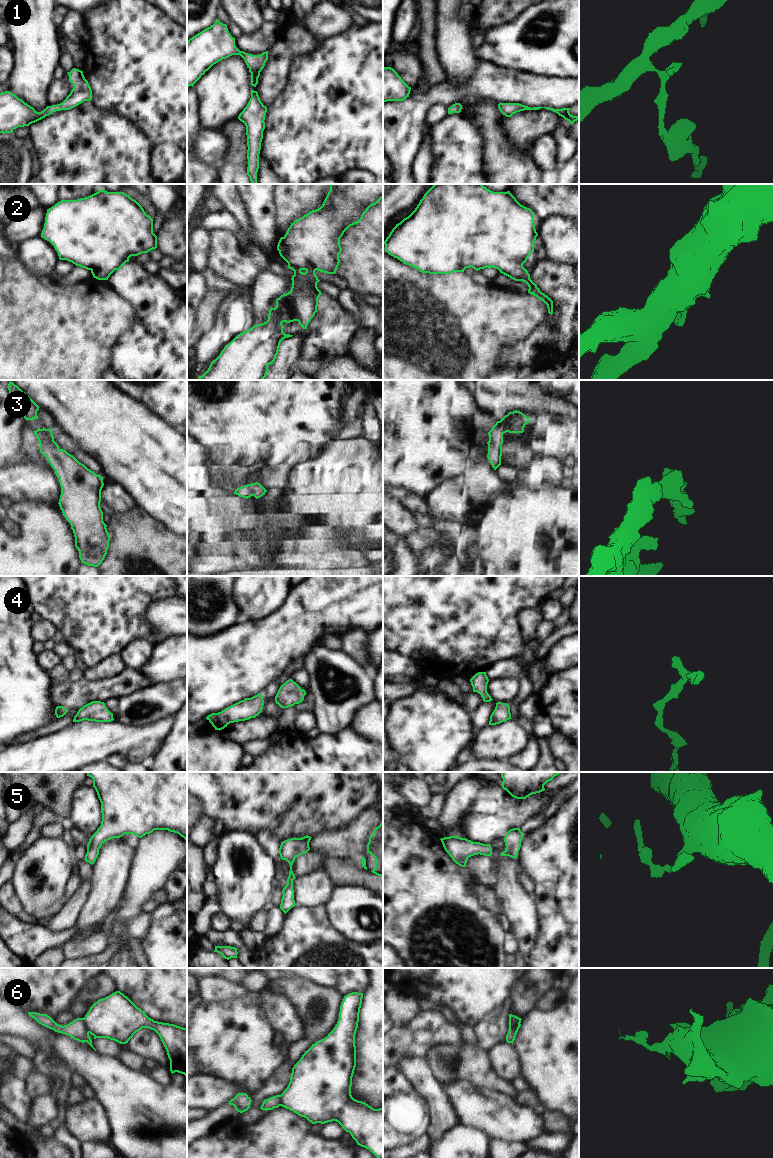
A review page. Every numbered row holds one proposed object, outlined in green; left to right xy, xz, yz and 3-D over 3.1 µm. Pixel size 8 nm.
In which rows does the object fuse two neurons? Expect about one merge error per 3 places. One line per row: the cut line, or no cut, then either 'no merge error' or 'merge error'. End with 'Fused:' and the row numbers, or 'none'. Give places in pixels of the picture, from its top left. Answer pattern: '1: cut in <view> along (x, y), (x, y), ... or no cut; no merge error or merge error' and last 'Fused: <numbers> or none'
1: no cut; no merge error
2: no cut; no merge error
3: no cut; no merge error
4: no cut; no merge error
5: no cut; no merge error
6: cut in xy along (83, 1018), (89, 1032); merge error
Fused: 6

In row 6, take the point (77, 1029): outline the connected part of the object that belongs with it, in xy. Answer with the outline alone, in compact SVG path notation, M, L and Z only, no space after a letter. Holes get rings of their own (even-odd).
M28 1012L28 1014L42 1026L52 1029L55 1032L70 1036L71 1038L79 1042L87 1042L96 1051L96 1049L92 1045L92 1040L89 1036L89 1031L87 1029L84 1018L77 1018L69 1024L62 1026L57 1024L47 1014L40 1014L36 1012Z

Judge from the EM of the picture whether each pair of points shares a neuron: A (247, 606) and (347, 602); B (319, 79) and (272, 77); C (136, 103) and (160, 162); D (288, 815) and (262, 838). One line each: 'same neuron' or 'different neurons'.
A: different neurons
B: different neurons
C: different neurons
D: different neurons

